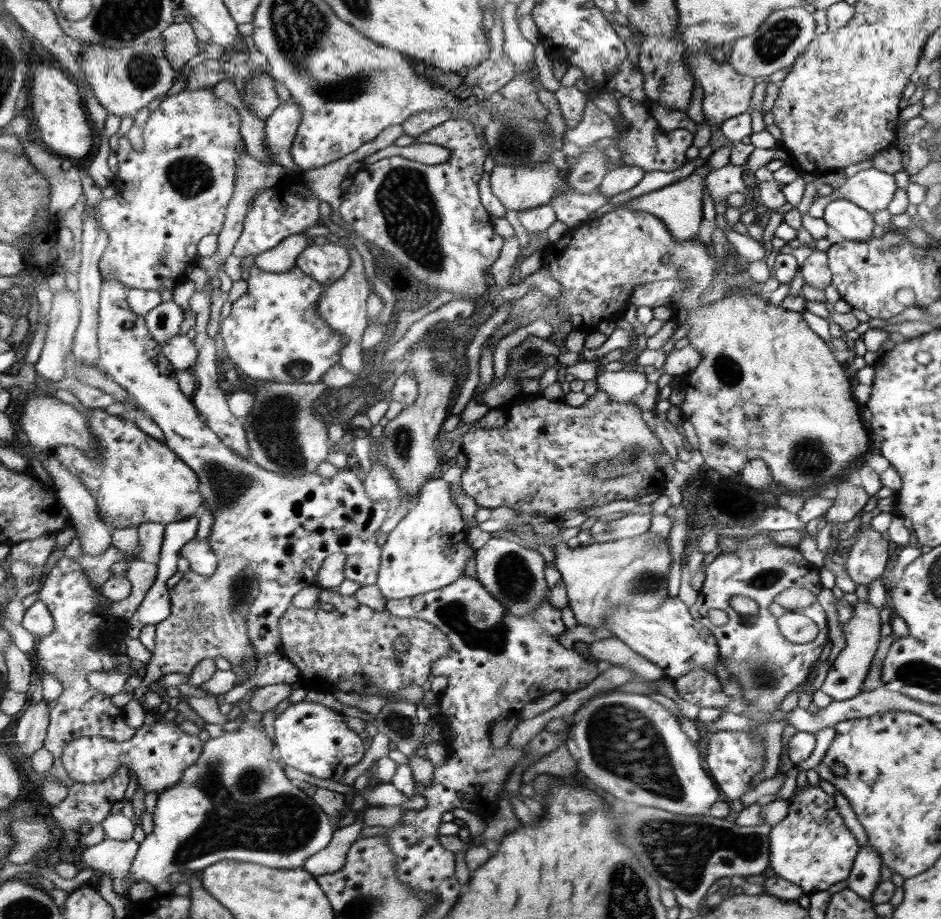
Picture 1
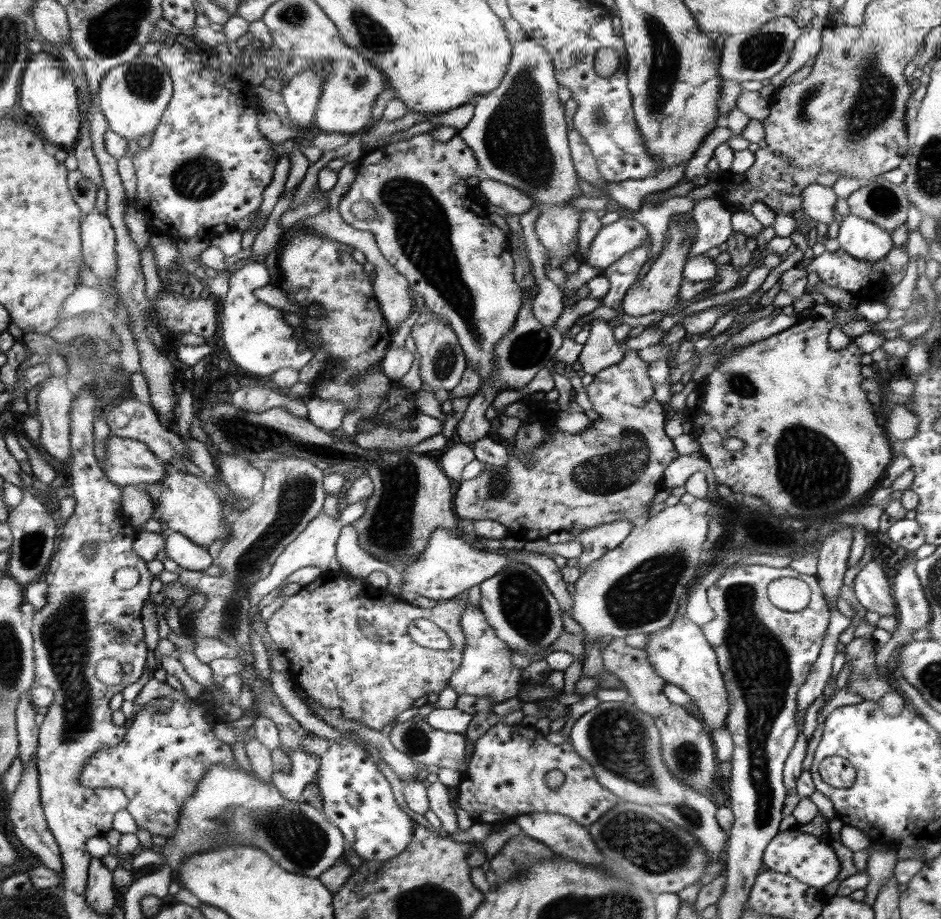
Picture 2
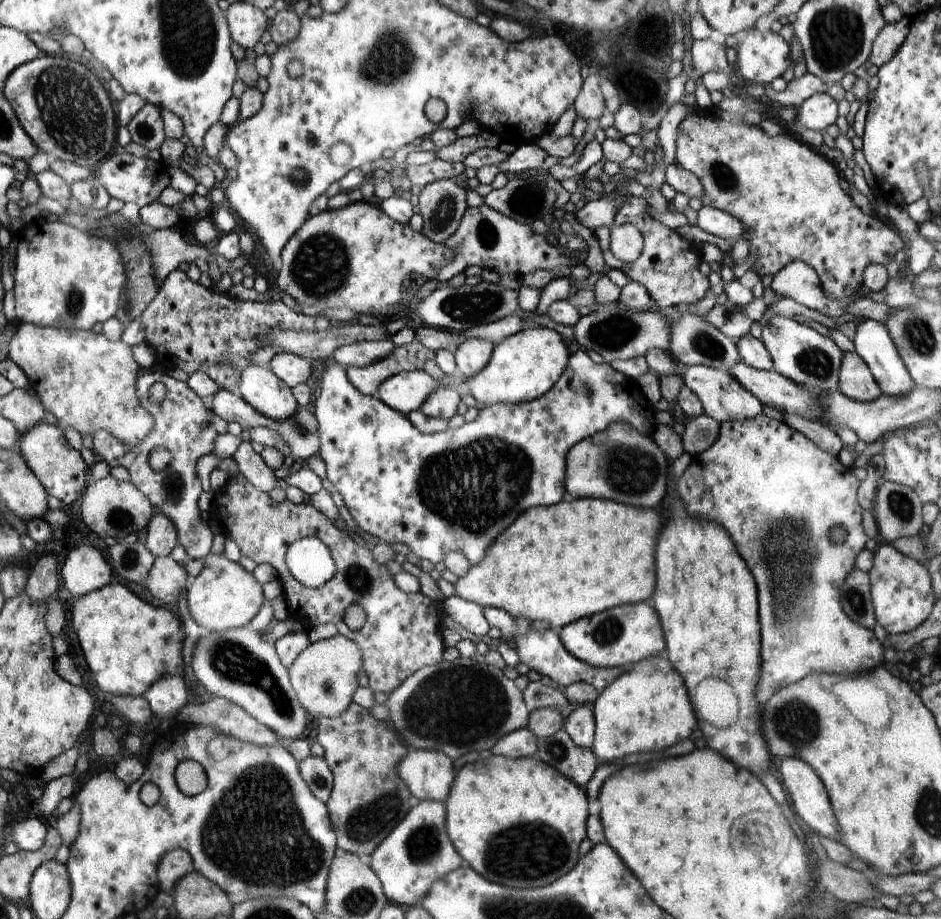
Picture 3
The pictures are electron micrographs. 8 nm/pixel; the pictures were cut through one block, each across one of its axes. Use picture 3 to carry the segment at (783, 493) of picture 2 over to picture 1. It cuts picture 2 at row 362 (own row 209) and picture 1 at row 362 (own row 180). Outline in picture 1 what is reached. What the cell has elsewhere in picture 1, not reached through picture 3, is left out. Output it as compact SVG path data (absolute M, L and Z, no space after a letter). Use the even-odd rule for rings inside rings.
M619 206L611 213L606 213L603 216L596 217L595 219L589 219L586 221L581 229L568 229L564 236L556 241L549 242L543 251L542 255L543 263L540 269L545 269L560 286L562 286L562 295L556 299L556 301L548 301L548 297L538 289L538 287L532 286L532 289L518 300L511 302L512 308L510 311L509 318L515 322L515 328L518 330L520 327L528 326L534 320L545 320L551 325L553 330L558 330L560 326L560 316L557 315L557 308L564 308L566 316L570 318L572 322L572 330L585 330L589 332L594 329L597 330L598 324L604 320L616 322L622 316L622 310L630 304L629 300L633 290L637 286L648 284L649 282L656 282L657 280L676 279L683 280L686 283L684 292L681 294L679 304L670 304L674 318L679 306L685 306L688 309L688 318L684 323L689 324L692 328L687 334L686 338L690 338L692 346L700 352L702 360L694 370L683 376L683 382L680 384L680 388L684 389L687 393L685 395L685 401L681 406L680 410L685 420L688 420L694 426L696 430L696 436L699 443L699 451L704 457L704 463L711 469L718 470L720 466L726 466L734 471L735 474L741 475L742 470L746 462L752 459L762 459L770 472L772 473L772 479L778 484L782 484L784 488L787 488L787 492L794 494L806 490L806 492L814 492L817 489L825 488L830 482L840 480L846 475L850 469L857 467L862 459L862 455L866 454L870 450L870 442L873 441L873 436L868 430L868 419L864 410L861 409L853 396L854 382L849 373L850 369L847 369L838 361L832 354L831 345L824 342L818 334L816 334L805 321L805 318L799 313L792 310L786 310L781 304L780 305L766 305L766 299L761 294L752 294L751 288L747 286L739 286L735 290L731 290L724 298L717 300L716 302L701 302L699 298L703 295L703 292L713 283L713 276L715 275L716 269L726 269L730 274L733 275L744 275L747 273L748 262L746 262L739 254L731 254L727 252L725 256L724 264L717 264L715 256L711 252L709 244L701 242L701 239L697 236L690 240L674 240L671 232L667 229L667 225L663 220L660 220L658 216L654 216L649 212L635 209L624 209L624 206Z

